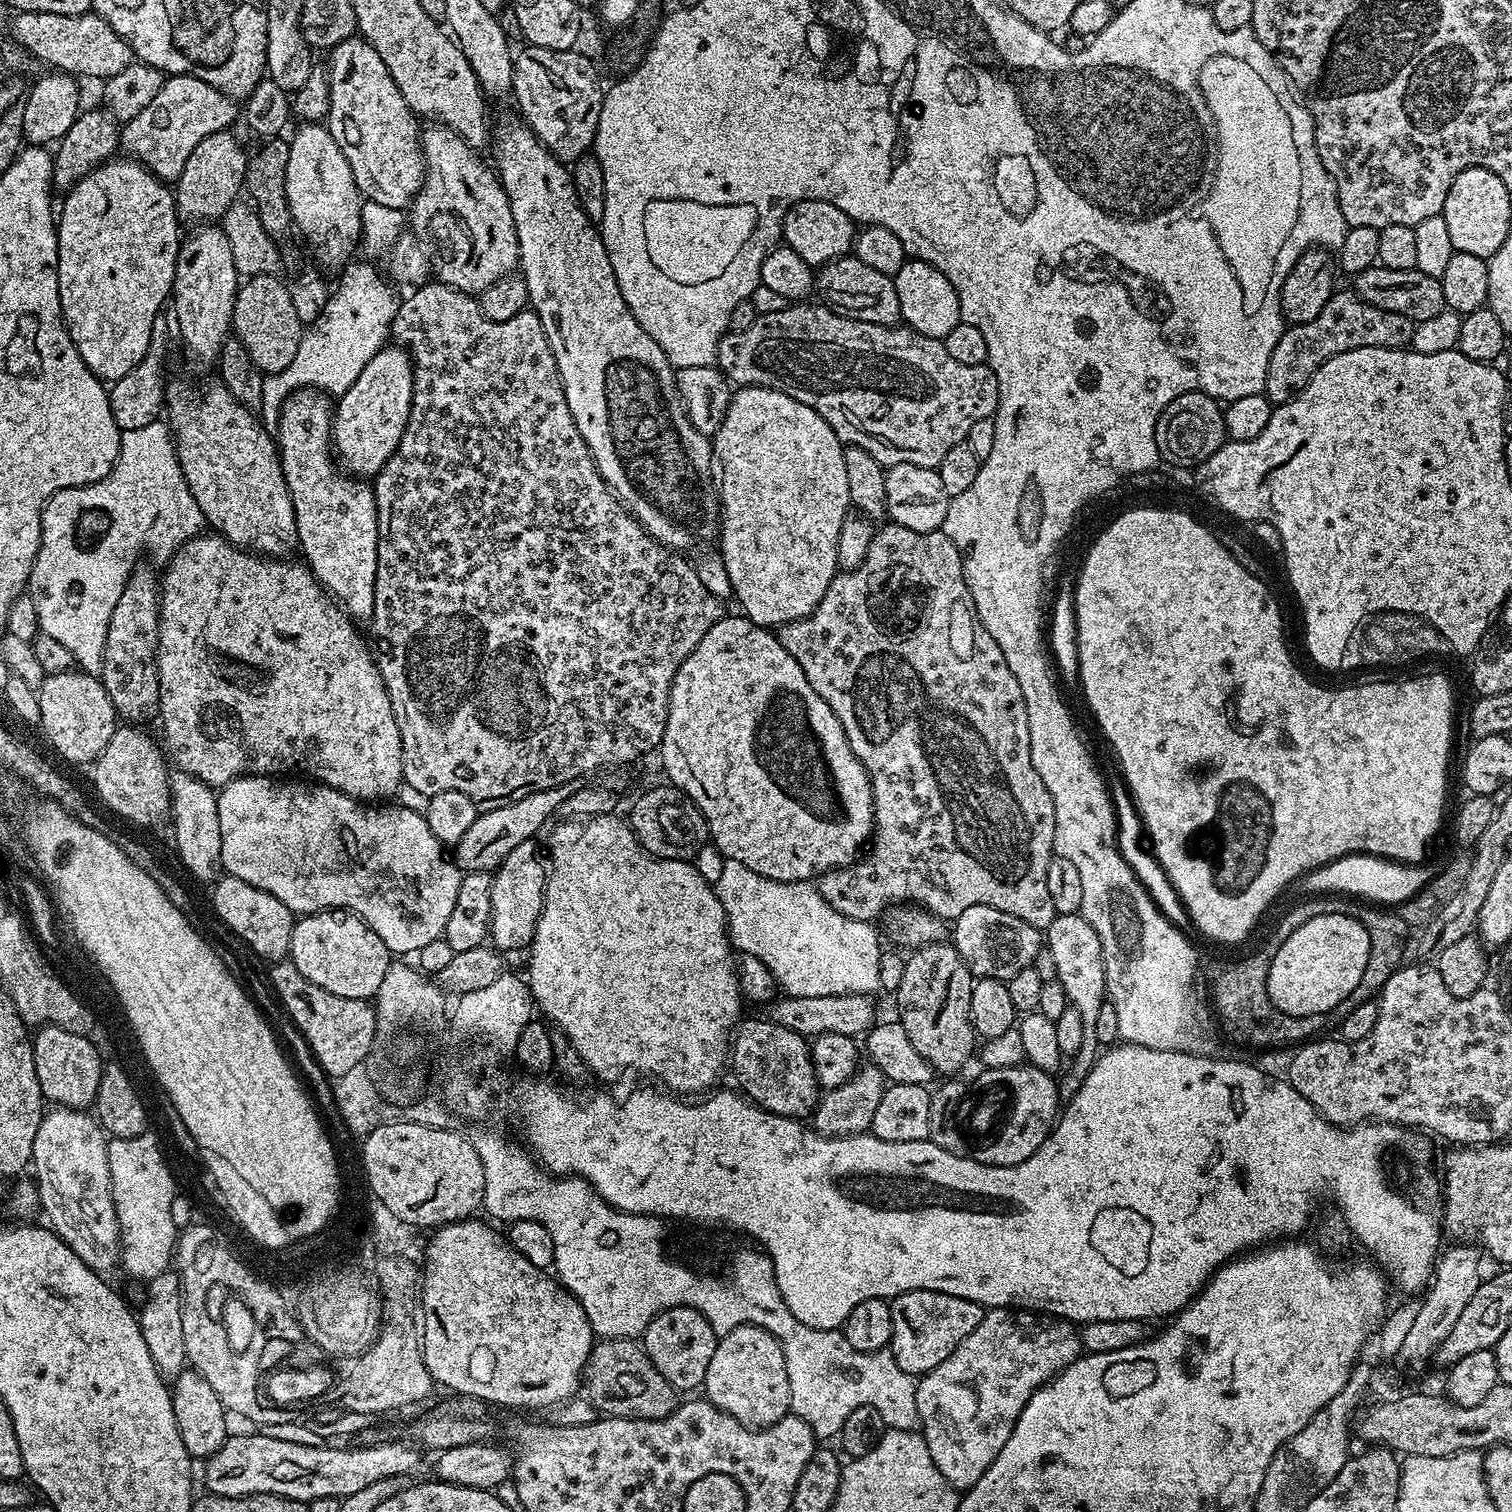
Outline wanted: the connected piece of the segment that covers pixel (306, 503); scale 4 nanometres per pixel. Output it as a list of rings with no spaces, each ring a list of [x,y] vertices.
[[[297,388],[280,407],[280,421],[276,423],[274,439],[280,453],[282,474],[286,478],[286,486],[290,490],[294,506],[296,538],[299,551],[304,551],[303,559],[316,576],[316,581],[349,617],[368,618],[374,610],[374,582],[378,574],[376,493],[371,483],[353,478],[338,467],[332,443],[333,415],[334,404],[327,392],[315,388]]]

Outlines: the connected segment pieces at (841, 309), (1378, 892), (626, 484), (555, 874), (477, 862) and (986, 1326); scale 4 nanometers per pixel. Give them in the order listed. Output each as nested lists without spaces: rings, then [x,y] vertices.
[[[854,254],[841,256],[819,269],[814,280],[814,288],[821,292],[823,303],[840,316],[854,318],[858,322],[874,322],[882,326],[896,326],[901,323],[897,291],[893,277],[881,274],[866,266]]]
[[[1352,853],[1341,856],[1320,868],[1313,868],[1294,882],[1303,895],[1339,895],[1357,898],[1380,906],[1398,906],[1416,896],[1436,877],[1437,865],[1391,861],[1387,857]]]
[[[523,119],[508,120],[505,124],[495,125],[494,148],[496,144],[495,171],[500,178],[500,185],[506,190],[510,210],[514,214],[514,226],[518,234],[518,250],[520,251],[519,271],[526,282],[528,291],[528,303],[531,311],[536,313],[537,318],[542,322],[542,330],[550,342],[550,350],[554,354],[554,362],[558,366],[560,381],[566,394],[566,406],[570,406],[570,414],[574,414],[574,422],[578,426],[578,434],[586,442],[590,454],[596,463],[596,469],[602,474],[602,478],[608,484],[612,492],[620,500],[620,503],[631,512],[632,517],[644,527],[644,531],[651,534],[659,544],[673,550],[684,550],[680,548],[695,549],[699,540],[715,541],[718,536],[718,525],[720,523],[720,501],[718,499],[718,488],[714,483],[714,453],[712,442],[709,437],[704,436],[690,422],[690,418],[684,409],[684,403],[680,400],[680,391],[676,385],[677,369],[662,354],[662,346],[638,326],[638,318],[630,314],[630,306],[626,306],[626,298],[622,298],[622,290],[618,290],[618,278],[614,278],[614,266],[610,266],[610,258],[606,254],[606,246],[602,242],[597,225],[582,210],[578,202],[578,194],[574,190],[572,173],[566,167],[565,161],[559,160],[549,150],[532,129],[524,123]]]
[[[616,814],[606,816],[589,816],[587,818],[564,818],[559,821],[561,824],[553,830],[548,836],[548,852],[546,848],[546,879],[544,882],[544,905],[542,906],[542,914],[538,918],[538,926],[534,930],[534,938],[530,945],[528,956],[528,976],[526,975],[526,983],[528,991],[532,997],[533,1005],[538,1009],[539,1015],[545,1021],[551,1022],[555,1027],[561,1028],[566,1034],[566,1038],[570,1040],[574,1046],[574,1050],[578,1050],[578,1054],[582,1058],[582,1062],[588,1067],[589,1073],[593,1077],[597,1076],[600,1080],[616,1080],[623,1074],[627,1068],[637,1068],[640,1072],[649,1072],[652,1076],[657,1076],[661,1080],[659,1083],[665,1089],[671,1090],[676,1094],[692,1094],[688,1092],[700,1092],[696,1094],[704,1094],[713,1087],[712,1083],[720,1076],[720,1071],[725,1071],[726,1057],[730,1052],[730,1041],[742,1019],[740,1013],[740,1004],[742,1005],[742,997],[740,995],[740,983],[736,977],[736,966],[734,963],[734,949],[728,939],[728,923],[724,918],[724,911],[720,899],[716,896],[716,889],[706,878],[702,878],[702,874],[698,874],[695,863],[686,860],[657,860],[656,857],[644,851],[644,847],[638,842],[638,838],[632,833],[632,829],[627,819],[616,817]]]
[[[582,778],[571,779],[550,790],[535,791],[522,799],[501,803],[499,806],[489,807],[489,812],[481,811],[476,817],[474,826],[462,834],[460,841],[454,845],[454,862],[465,872],[492,872],[499,868],[500,863],[514,850],[514,846],[521,845],[526,840],[533,839],[536,832],[559,811],[562,802],[566,802],[571,794],[583,788]]]
[[[994,1308],[985,1311],[982,1322],[978,1322],[975,1330],[966,1334],[966,1338],[962,1338],[962,1342],[958,1342],[954,1354],[950,1354],[950,1358],[946,1358],[946,1362],[938,1362],[938,1366],[934,1366],[934,1370],[924,1373],[916,1381],[916,1401],[918,1402],[918,1418],[920,1419],[919,1431],[924,1435],[926,1446],[929,1447],[930,1455],[934,1458],[934,1464],[942,1472],[946,1481],[950,1482],[950,1486],[957,1490],[973,1488],[978,1482],[978,1478],[982,1478],[982,1474],[986,1474],[990,1462],[994,1462],[994,1458],[998,1458],[998,1450],[1002,1450],[1002,1446],[1006,1446],[1006,1438],[1010,1438],[1010,1430],[1014,1430],[1014,1422],[1018,1422],[1018,1414],[1022,1414],[1026,1402],[1030,1402],[1034,1389],[1041,1388],[1057,1372],[1061,1372],[1063,1368],[1080,1359],[1081,1355],[1080,1333],[1073,1321],[1015,1308]]]

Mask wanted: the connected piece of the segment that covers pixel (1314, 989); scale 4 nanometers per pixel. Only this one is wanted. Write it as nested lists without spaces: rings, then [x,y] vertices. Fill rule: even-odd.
[[[1322,914],[1312,918],[1305,925],[1282,942],[1282,946],[1274,954],[1268,971],[1268,997],[1278,1010],[1291,1016],[1323,1016],[1330,1011],[1342,998],[1358,986],[1362,979],[1362,970],[1366,970],[1366,958],[1370,958],[1370,939],[1362,922],[1346,914]]]

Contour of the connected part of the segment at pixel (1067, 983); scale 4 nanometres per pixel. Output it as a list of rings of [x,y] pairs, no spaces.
[[[1081,913],[1074,915],[1058,914],[1048,928],[1044,930],[1044,942],[1056,965],[1056,979],[1066,992],[1069,1007],[1074,1008],[1082,1019],[1082,1041],[1078,1050],[1071,1057],[1072,1065],[1063,1069],[1064,1077],[1058,1080],[1058,1095],[1061,1105],[1072,1101],[1074,1094],[1082,1086],[1086,1074],[1096,1064],[1100,1045],[1095,1033],[1095,1020],[1098,1019],[1101,1007],[1106,1003],[1105,970],[1102,962],[1101,943],[1094,930]]]

